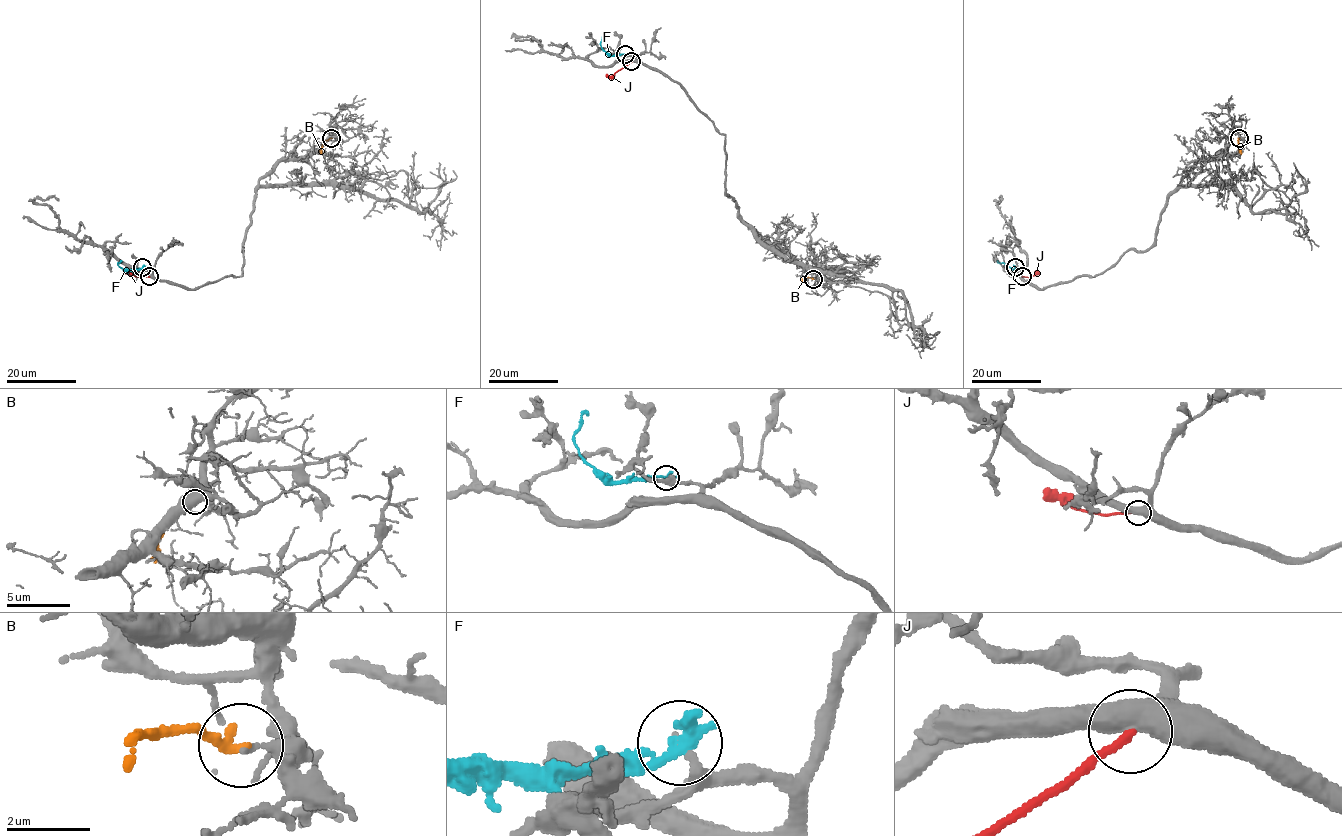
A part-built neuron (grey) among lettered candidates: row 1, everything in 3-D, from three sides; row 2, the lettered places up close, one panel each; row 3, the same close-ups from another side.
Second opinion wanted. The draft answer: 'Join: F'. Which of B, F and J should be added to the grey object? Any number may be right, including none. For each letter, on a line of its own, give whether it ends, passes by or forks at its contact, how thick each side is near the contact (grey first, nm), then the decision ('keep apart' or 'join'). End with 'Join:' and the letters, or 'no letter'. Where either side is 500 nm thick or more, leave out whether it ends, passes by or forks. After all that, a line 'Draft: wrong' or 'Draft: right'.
B: it ends | 200/240 nm | keep apart
F: it ends | 190/380 nm | keep apart
J: 600/190 nm | keep apart
Join: no letter
Draft: wrong

